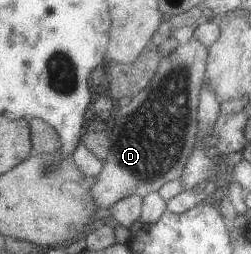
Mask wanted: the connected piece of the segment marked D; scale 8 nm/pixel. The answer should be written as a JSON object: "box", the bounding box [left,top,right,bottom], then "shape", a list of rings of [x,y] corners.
{"box":[91,37,207,208],"shape":[[[191,37],[184,45],[178,43],[170,59],[167,56],[161,57],[160,65],[148,85],[133,95],[126,106],[115,107],[114,124],[106,130],[111,143],[109,152],[102,171],[96,176],[96,181],[91,187],[91,196],[97,207],[109,208],[119,199],[128,196],[143,198],[150,191],[156,191],[164,183],[179,177],[197,132],[197,105],[202,84],[205,83],[206,62],[207,48],[199,40]]]}

